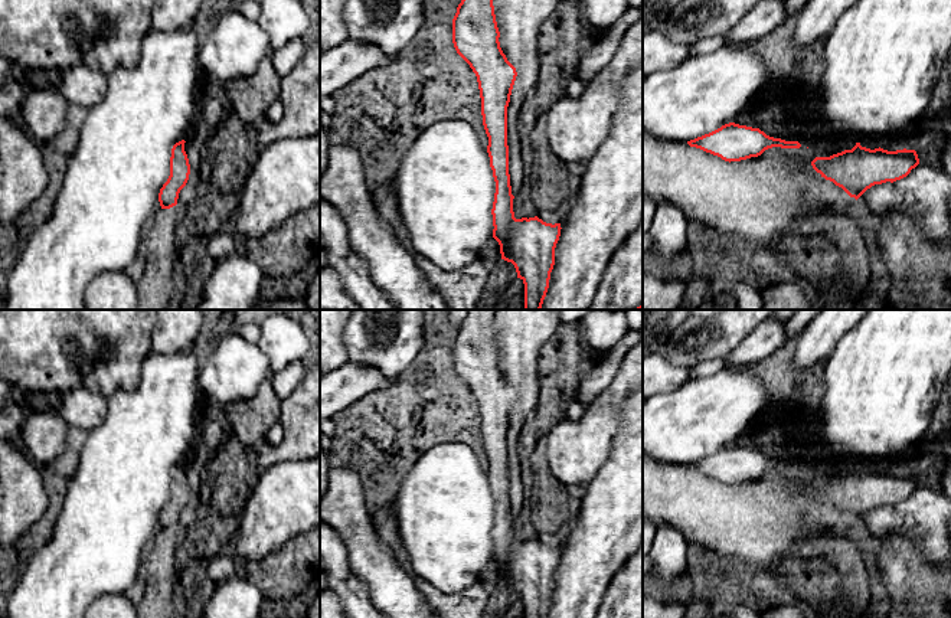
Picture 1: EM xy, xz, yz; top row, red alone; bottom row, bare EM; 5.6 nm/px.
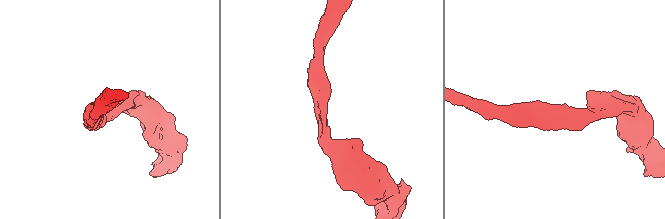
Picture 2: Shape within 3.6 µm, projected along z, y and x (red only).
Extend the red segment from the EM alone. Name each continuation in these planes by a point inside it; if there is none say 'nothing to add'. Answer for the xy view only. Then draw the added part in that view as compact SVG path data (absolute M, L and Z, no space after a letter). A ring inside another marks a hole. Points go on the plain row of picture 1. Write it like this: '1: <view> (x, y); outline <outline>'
nothing to add

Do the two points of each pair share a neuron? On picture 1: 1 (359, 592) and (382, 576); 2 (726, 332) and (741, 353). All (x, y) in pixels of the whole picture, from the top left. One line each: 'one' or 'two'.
1: two
2: two

